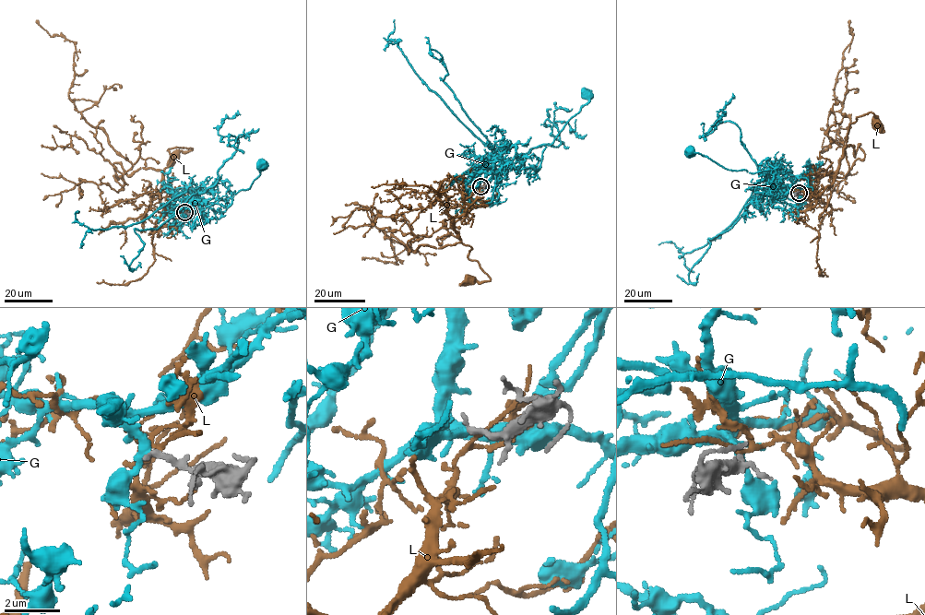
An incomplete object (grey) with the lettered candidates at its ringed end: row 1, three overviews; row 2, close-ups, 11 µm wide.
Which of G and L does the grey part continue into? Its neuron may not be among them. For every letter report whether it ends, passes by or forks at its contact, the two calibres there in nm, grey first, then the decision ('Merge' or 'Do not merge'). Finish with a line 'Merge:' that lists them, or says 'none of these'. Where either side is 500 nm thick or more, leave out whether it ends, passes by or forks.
G: It forks there. Thickness 240 nm (grey) against 220 nm. Merge
L: It forks there. Thickness 260 nm (grey) against 120 nm. Do not merge
Merge: G

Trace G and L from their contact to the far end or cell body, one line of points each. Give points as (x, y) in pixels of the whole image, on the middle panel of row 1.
G: (480, 186), (494, 188), (505, 170), (517, 169), (522, 161), (537, 171), (543, 150), (588, 101), (587, 94)
L: (481, 186), (477, 198), (453, 221), (459, 240), (472, 249), (468, 257), (478, 262), (490, 279), (469, 280)

